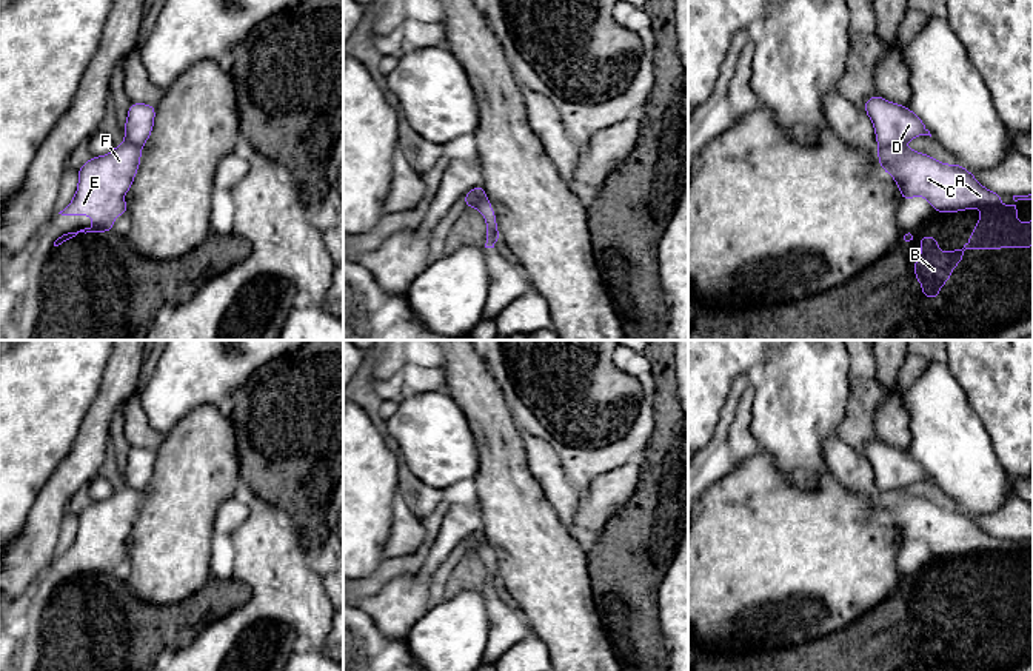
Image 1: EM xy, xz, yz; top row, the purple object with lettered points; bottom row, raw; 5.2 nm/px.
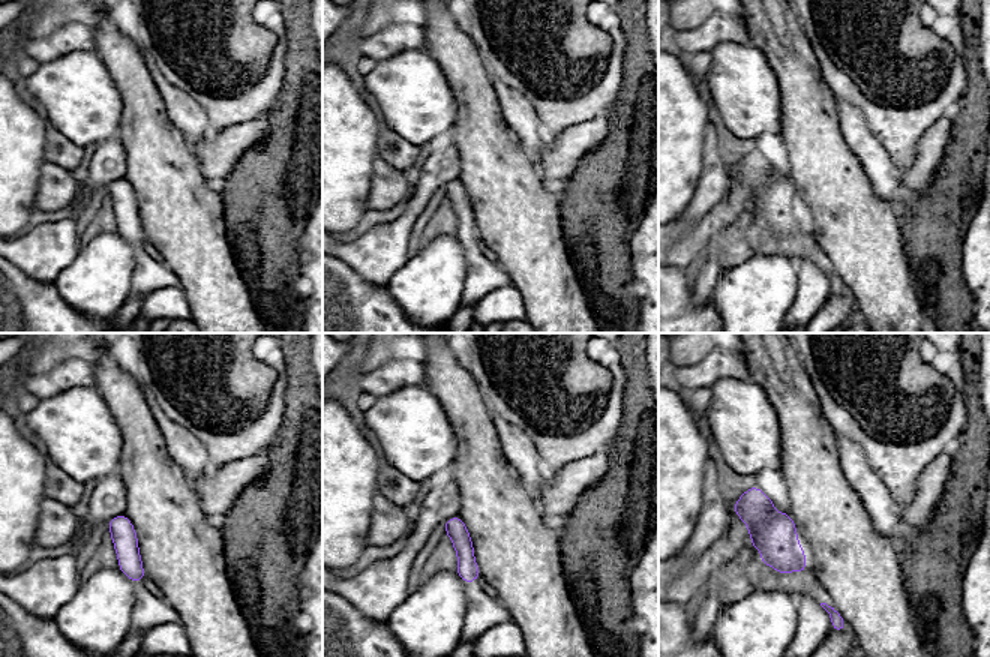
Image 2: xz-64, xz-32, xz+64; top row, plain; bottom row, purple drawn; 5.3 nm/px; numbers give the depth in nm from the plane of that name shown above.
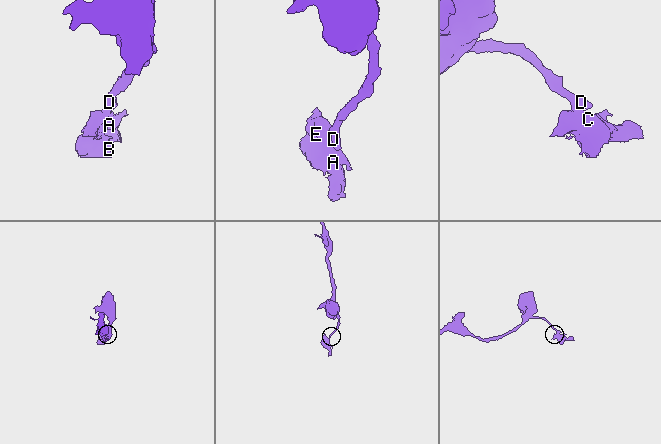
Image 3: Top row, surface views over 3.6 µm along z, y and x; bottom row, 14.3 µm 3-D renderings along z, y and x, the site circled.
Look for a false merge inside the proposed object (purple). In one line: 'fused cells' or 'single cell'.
fused cells

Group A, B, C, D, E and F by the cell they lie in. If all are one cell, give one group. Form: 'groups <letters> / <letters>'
groups A B C E F / D

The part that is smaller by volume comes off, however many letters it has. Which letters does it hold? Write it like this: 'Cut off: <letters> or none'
Cut off: A, B, C, E, F

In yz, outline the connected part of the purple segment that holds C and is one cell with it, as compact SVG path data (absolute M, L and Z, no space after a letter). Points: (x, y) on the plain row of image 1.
M904 491L878 494L882 516L888 517L899 531L902 546L924 542L936 557L959 557L981 552L982 562L970 577L970 586L962 594L939 597L939 588L931 580L919 583L925 594L914 603L914 625L922 628L925 643L938 643L939 633L951 623L951 614L964 605L965 594L1002 594L1005 591L1025 594L1033 591L1033 563L1024 569L1016 565L1018 545L1031 545L1033 539L1013 540L1015 548L998 551L1005 540L984 532L974 520L959 508L945 509L919 496Z

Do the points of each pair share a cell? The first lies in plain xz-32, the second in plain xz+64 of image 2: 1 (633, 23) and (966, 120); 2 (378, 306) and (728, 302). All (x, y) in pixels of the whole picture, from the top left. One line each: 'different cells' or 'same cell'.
1: same cell
2: different cells

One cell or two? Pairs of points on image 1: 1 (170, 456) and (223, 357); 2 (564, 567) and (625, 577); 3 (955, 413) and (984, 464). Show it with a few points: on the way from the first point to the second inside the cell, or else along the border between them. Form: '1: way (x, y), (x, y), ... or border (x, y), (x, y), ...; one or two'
1: border (228, 414), (211, 405), (197, 405), (170, 431); two
2: border (588, 567), (591, 594), (598, 607); two
3: way (955, 425), (955, 434), (972, 451); one

